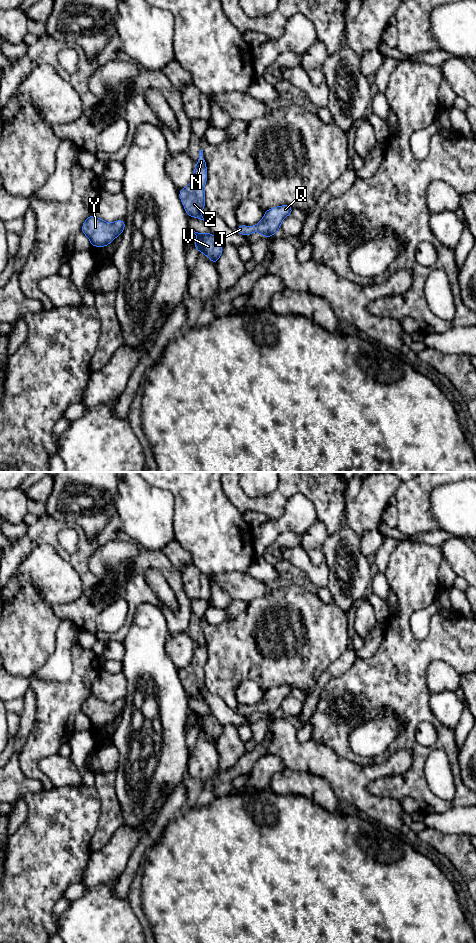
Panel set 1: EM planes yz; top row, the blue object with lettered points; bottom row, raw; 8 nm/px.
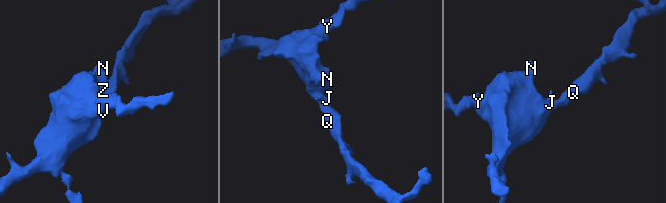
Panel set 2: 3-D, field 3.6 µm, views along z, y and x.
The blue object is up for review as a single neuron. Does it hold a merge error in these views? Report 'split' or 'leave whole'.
leave whole

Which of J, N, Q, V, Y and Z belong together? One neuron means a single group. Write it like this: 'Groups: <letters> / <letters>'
Groups: J N Q V Y Z

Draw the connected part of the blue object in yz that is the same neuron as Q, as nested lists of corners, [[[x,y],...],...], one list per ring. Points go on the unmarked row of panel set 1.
[[[289,685],[268,689],[265,691],[264,697],[259,703],[252,707],[238,705],[237,712],[243,716],[248,716],[253,712],[258,711],[263,717],[272,717],[278,710],[280,710],[282,700],[286,696],[291,695],[292,691],[293,688]]]

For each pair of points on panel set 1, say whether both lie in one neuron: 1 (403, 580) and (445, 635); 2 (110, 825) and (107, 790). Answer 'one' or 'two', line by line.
1: one
2: one

